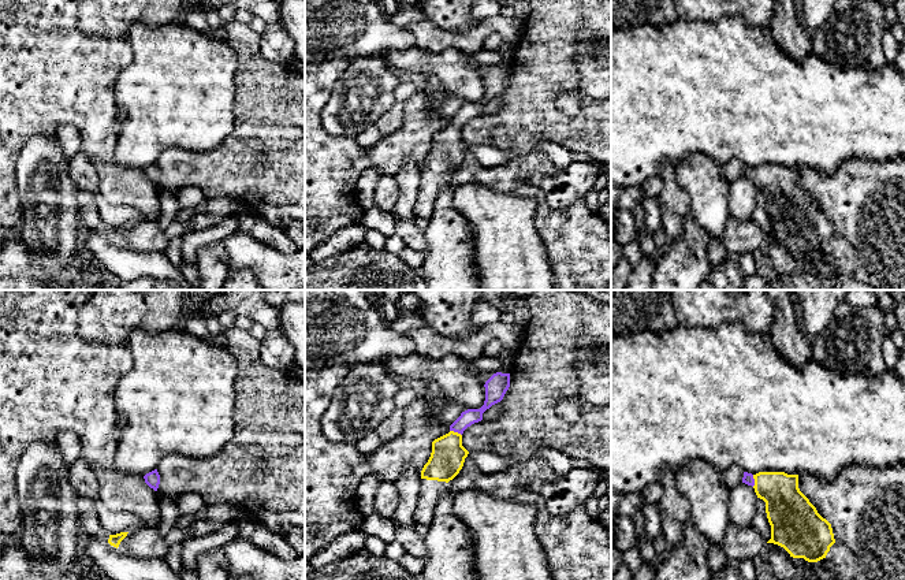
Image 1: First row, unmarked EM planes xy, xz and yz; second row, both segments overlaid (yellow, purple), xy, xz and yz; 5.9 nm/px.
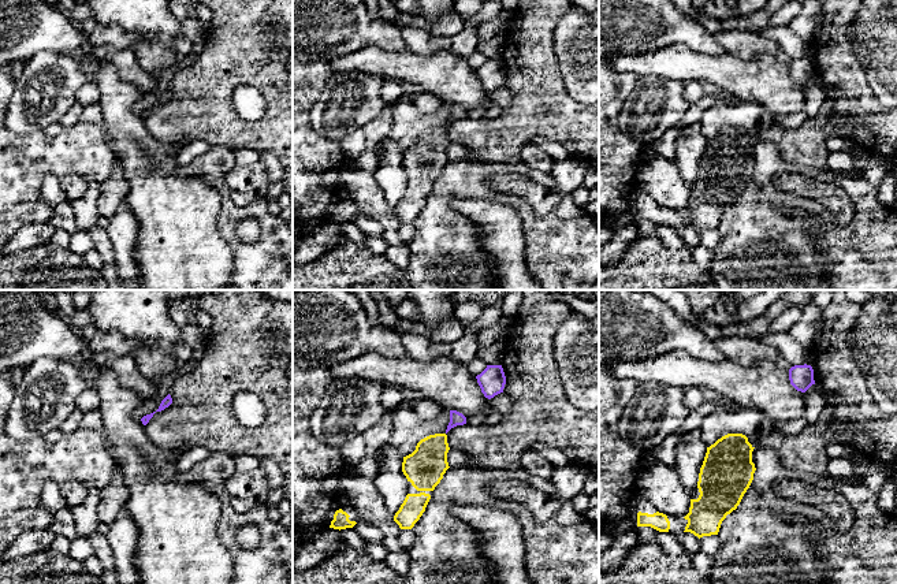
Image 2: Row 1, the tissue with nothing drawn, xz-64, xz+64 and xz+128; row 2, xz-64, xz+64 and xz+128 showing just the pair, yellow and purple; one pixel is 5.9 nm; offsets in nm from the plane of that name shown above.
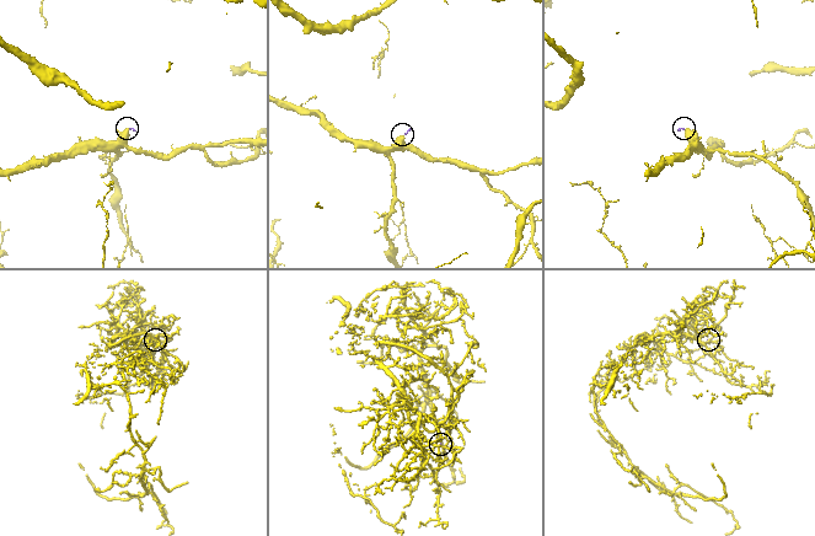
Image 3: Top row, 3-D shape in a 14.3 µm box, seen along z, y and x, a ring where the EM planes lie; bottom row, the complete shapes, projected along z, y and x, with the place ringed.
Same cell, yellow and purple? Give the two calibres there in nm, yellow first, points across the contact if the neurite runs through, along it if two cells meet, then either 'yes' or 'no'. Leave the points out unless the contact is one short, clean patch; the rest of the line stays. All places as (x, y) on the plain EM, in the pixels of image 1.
200 nm thick on the yellow side, 90 nm on the other; runs through xz (447, 151), (447, 142), (455, 126), (470, 110); yes

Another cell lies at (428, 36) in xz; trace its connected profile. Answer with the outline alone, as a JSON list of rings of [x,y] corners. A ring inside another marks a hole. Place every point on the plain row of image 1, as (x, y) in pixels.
[[[499,14],[484,19],[465,33],[443,30],[431,21],[410,23],[407,29],[416,38],[416,47],[421,49],[440,53],[455,48],[465,55],[474,56],[484,51],[487,37],[494,33],[499,33],[506,42],[515,47],[521,41],[524,22]]]

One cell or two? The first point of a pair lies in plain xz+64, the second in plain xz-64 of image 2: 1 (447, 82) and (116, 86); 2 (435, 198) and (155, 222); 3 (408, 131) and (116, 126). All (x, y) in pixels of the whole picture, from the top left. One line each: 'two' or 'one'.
1: two
2: two
3: two

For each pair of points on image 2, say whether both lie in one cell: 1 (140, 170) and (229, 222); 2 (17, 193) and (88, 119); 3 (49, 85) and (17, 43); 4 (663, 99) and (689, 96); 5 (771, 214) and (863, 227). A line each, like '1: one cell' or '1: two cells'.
1: two cells
2: one cell
3: two cells
4: two cells
5: one cell

